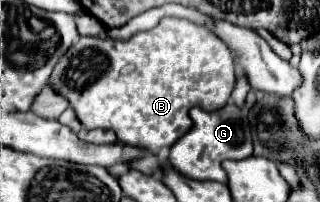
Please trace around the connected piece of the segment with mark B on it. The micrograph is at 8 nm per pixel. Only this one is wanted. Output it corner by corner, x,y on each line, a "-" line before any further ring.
163,18
155,28
137,32
125,42
101,36
81,36
77,46
57,62
51,82
59,94
69,98
77,118
87,130
109,128
117,134
119,142
157,154
161,148
173,146
193,128
193,120
189,118
193,106
201,106
207,112
221,110
221,106
229,102
237,78
229,48
211,30
189,20

